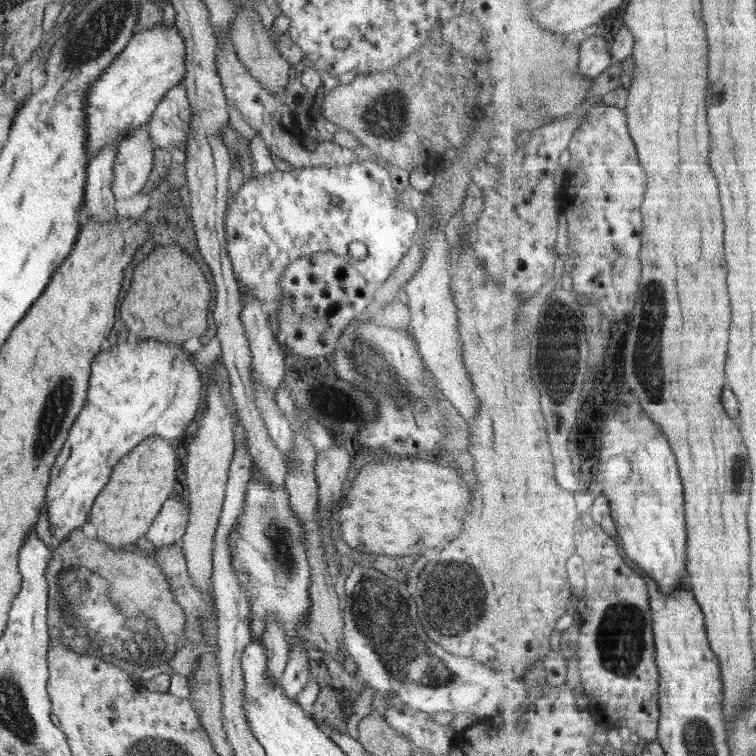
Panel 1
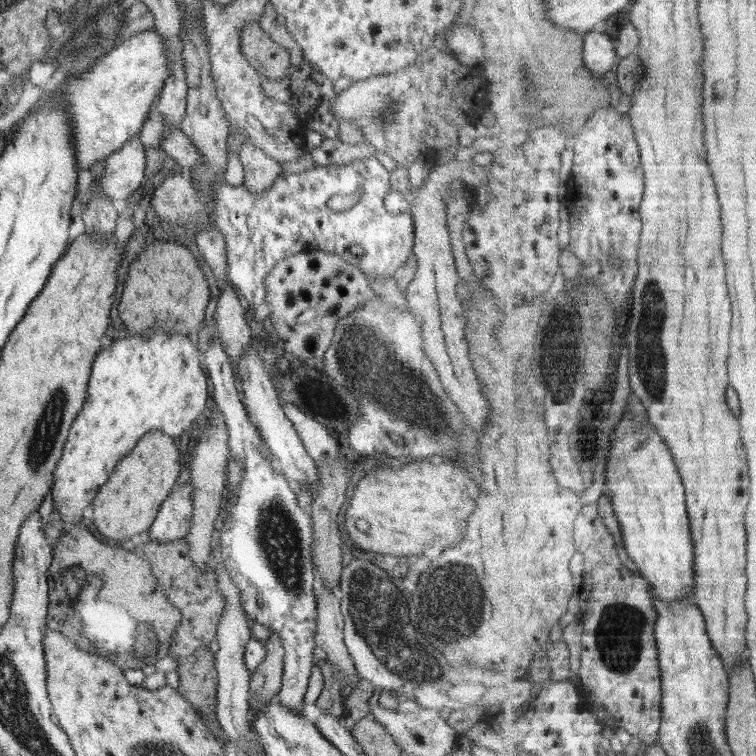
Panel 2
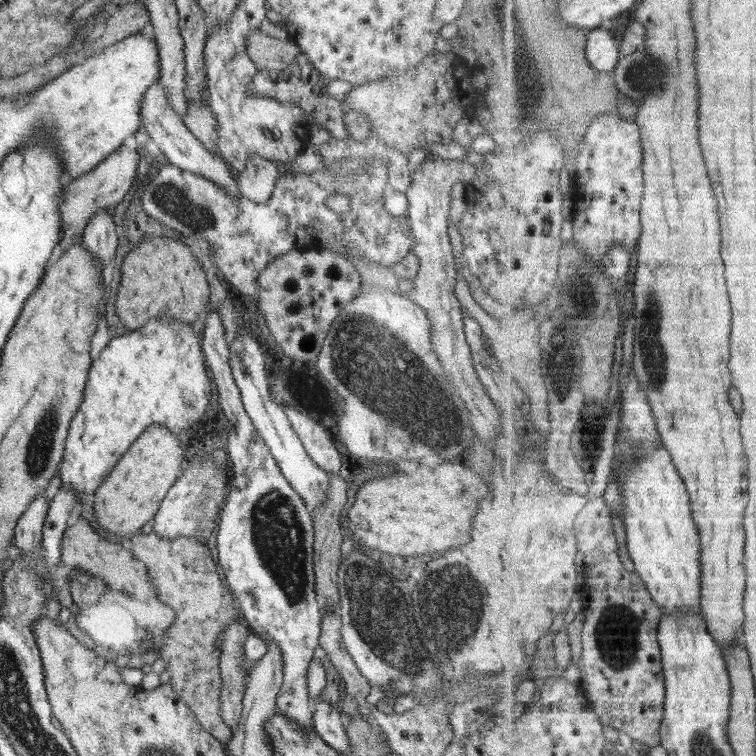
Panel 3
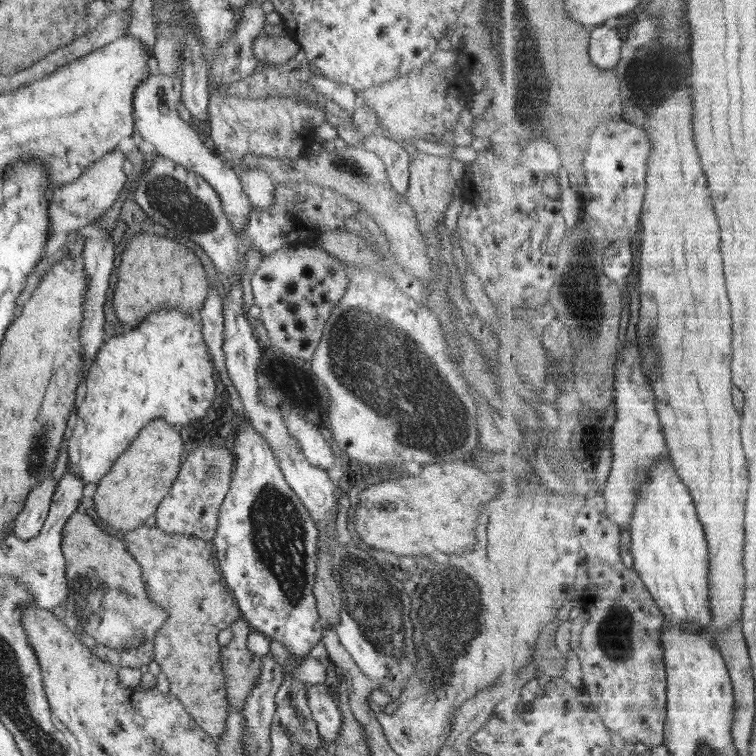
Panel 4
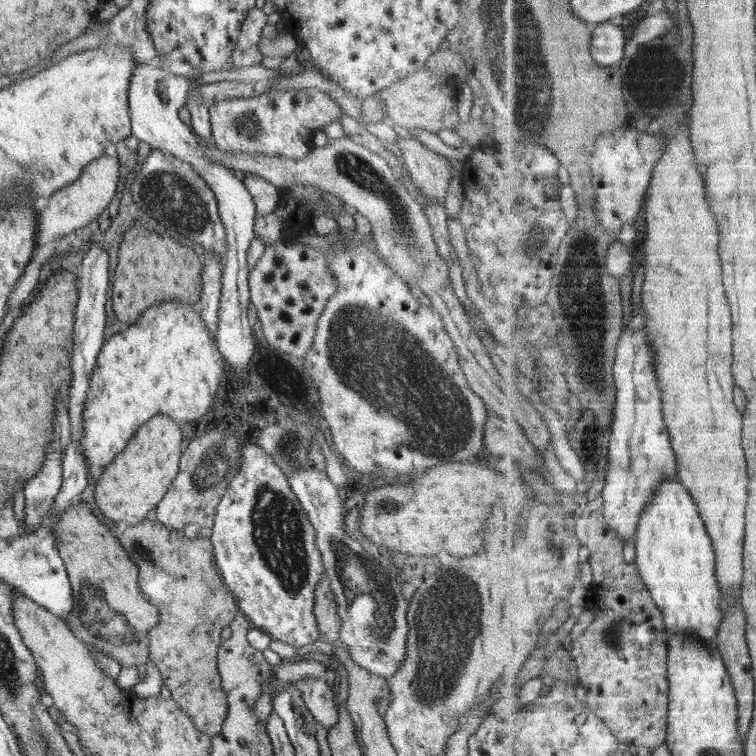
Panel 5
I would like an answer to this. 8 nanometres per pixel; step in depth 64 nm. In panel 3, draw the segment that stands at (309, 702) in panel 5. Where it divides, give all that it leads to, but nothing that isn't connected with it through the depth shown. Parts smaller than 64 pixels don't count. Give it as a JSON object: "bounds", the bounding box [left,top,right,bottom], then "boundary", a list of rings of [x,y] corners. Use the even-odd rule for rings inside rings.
{"bounds":[310,694,350,753],"boundary":[[[320,694],[312,698],[310,703],[314,705],[313,724],[318,735],[339,753],[348,752],[350,743],[339,710],[324,700]]]}

